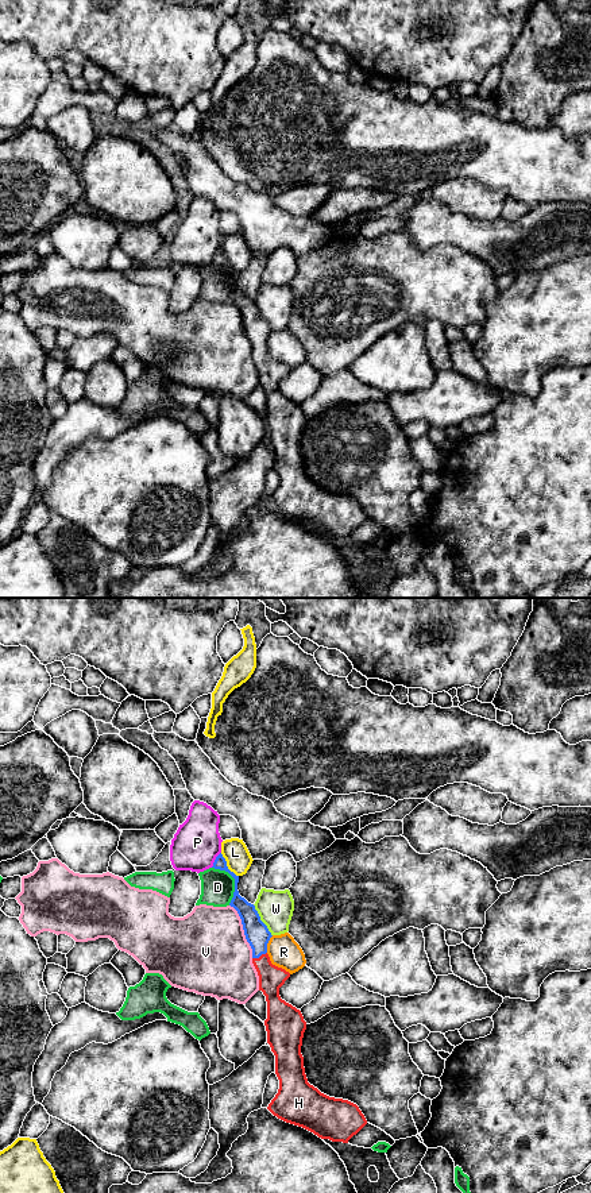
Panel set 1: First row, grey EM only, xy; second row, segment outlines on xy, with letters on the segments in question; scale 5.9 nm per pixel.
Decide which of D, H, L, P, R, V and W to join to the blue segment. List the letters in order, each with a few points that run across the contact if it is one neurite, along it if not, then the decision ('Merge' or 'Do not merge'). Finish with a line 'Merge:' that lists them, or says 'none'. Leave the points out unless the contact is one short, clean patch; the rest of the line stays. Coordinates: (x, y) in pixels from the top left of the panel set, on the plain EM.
D: Line: xy (212, 262), (226, 266), (234, 274), (234, 292), (230, 300). Do not merge
H: Line: xy (257, 328), (259, 351), (271, 373). Merge
L: Do not merge
P: Line: xy (220, 247), (211, 262). Do not merge
R: Line: xy (273, 331), (266, 347). Do not merge
V: Do not merge
W: Do not merge
Merge: H

